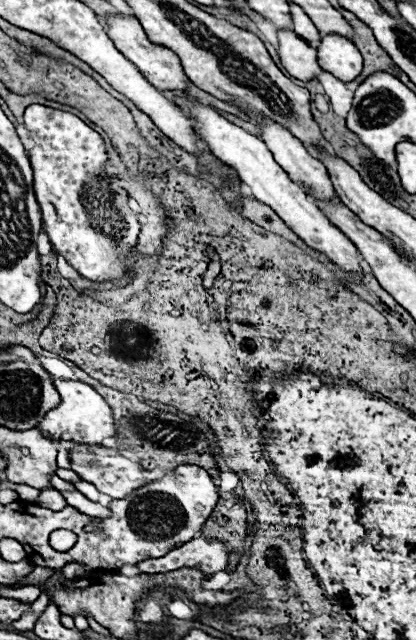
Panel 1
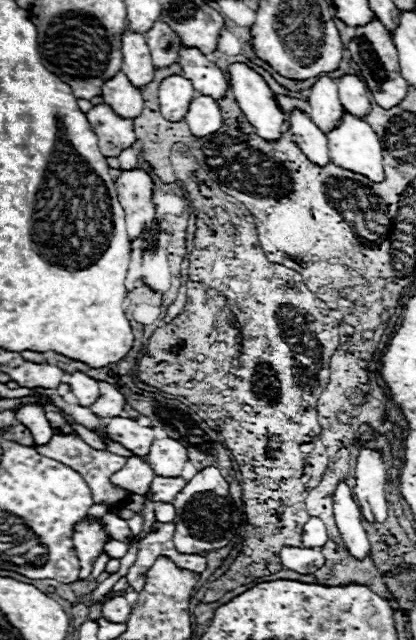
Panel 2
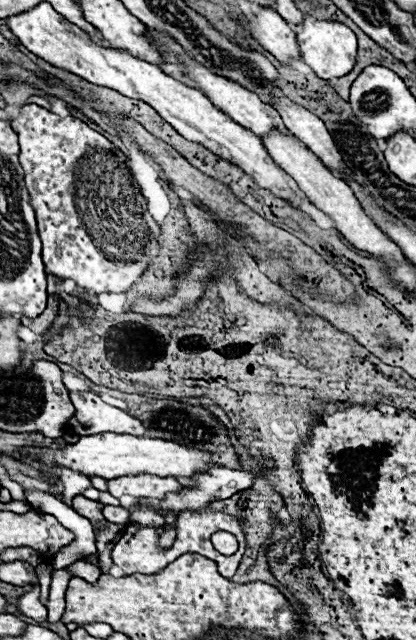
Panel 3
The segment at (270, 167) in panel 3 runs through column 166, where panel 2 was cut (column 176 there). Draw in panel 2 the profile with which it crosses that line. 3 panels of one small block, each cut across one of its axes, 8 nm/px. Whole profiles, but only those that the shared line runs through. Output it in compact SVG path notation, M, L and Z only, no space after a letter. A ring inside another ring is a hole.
M170 76L160 84L158 100L160 100L160 112L166 120L180 122L184 120L190 102L196 98L196 90L192 88L190 80L184 76Z

